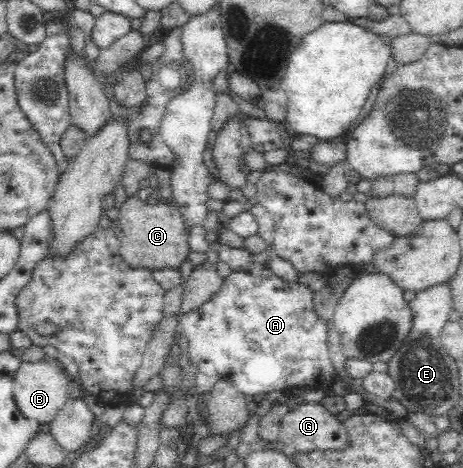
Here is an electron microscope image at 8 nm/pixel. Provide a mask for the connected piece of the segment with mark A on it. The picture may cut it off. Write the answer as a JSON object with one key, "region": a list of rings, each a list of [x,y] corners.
{"region":[[[250,264],[244,271],[237,271],[231,273],[228,278],[223,280],[220,290],[218,290],[212,298],[206,300],[204,304],[200,307],[186,312],[182,318],[179,320],[178,332],[183,334],[184,337],[188,339],[188,351],[195,364],[196,370],[196,382],[198,384],[198,393],[200,399],[204,399],[208,396],[212,386],[220,377],[230,377],[234,384],[237,386],[237,390],[246,394],[268,394],[268,392],[275,393],[284,392],[286,390],[293,390],[296,388],[306,389],[322,389],[326,392],[327,389],[331,388],[331,385],[336,382],[338,374],[336,372],[336,367],[332,363],[332,359],[329,355],[328,348],[328,331],[327,323],[319,318],[319,315],[313,307],[312,301],[313,291],[310,288],[304,286],[304,284],[299,284],[299,282],[288,284],[281,279],[278,279],[272,270],[262,264]]]}

